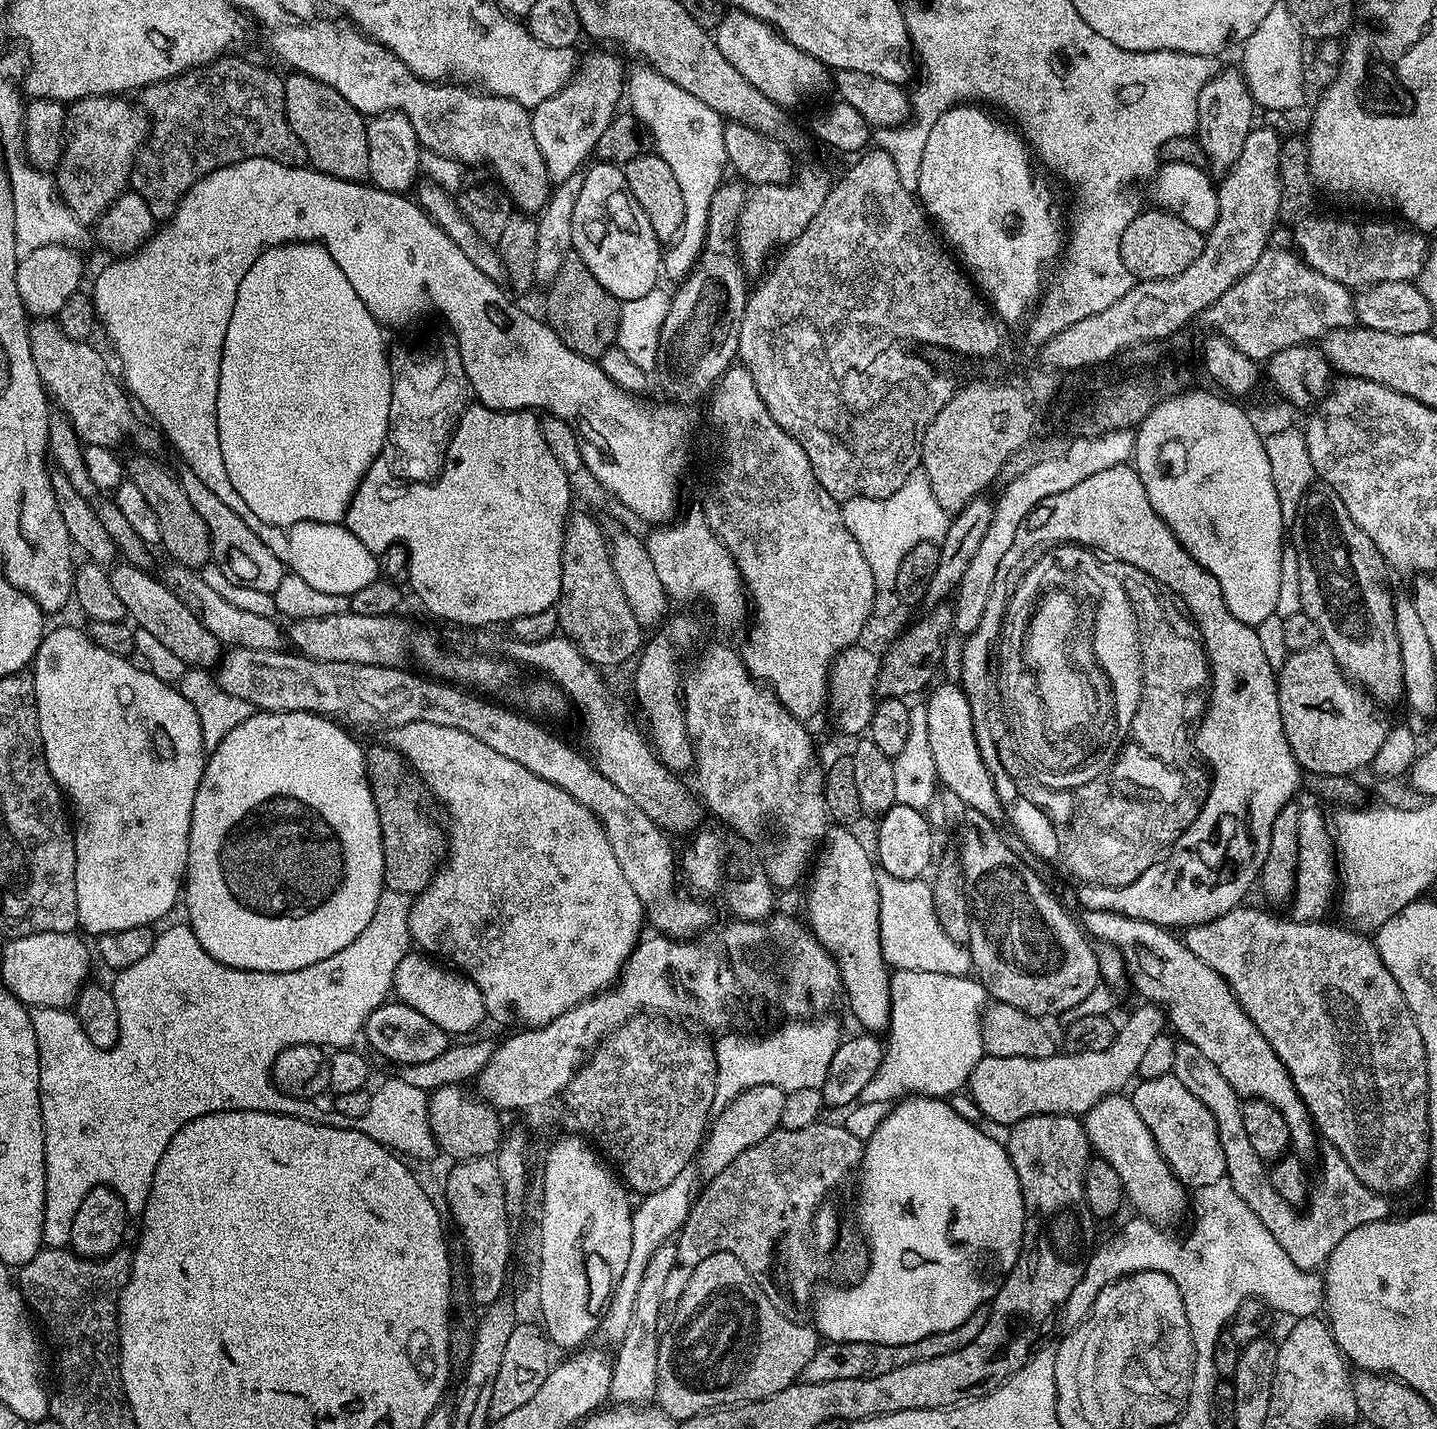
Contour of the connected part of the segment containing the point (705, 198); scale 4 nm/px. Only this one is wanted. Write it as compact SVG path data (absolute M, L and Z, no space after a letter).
M640 66L627 73L626 76L626 100L629 100L630 111L633 116L639 118L641 125L645 129L652 131L652 140L656 143L655 155L662 157L666 166L674 170L674 178L678 182L678 187L682 190L682 202L686 202L686 218L682 218L682 230L677 234L675 240L667 245L662 256L662 276L665 281L673 280L679 282L685 280L689 272L696 267L696 259L700 257L700 252L704 249L704 238L706 236L706 226L710 216L710 198L714 198L714 190L719 188L725 179L724 168L729 167L728 155L726 154L726 142L724 141L725 117L719 116L706 102L698 102L694 94L686 94L682 86L670 82L658 70L647 66Z

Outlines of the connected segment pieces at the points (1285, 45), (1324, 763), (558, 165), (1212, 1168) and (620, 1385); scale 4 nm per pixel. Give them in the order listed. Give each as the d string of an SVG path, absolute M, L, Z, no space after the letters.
M1282 2L1274 5L1270 14L1266 14L1266 18L1262 18L1258 30L1254 30L1254 34L1250 34L1250 38L1243 41L1242 49L1247 53L1248 63L1242 69L1242 75L1244 81L1248 83L1252 103L1257 109L1265 108L1268 112L1292 112L1300 103L1305 103L1306 99L1300 88L1300 66L1306 62L1304 44L1306 45L1304 33L1296 25L1296 20L1290 14L1288 7Z
M1321 642L1310 646L1310 650L1289 652L1285 664L1278 671L1276 678L1278 702L1282 714L1282 727L1290 742L1290 750L1305 773L1313 772L1316 778L1322 776L1347 776L1359 768L1367 769L1374 754L1386 742L1390 723L1384 716L1372 716L1373 701L1366 698L1363 691L1345 676L1328 645Z
M588 56L585 60L583 57L579 61L576 75L569 80L568 85L558 90L554 98L546 98L546 102L531 109L534 142L538 142L538 150L542 150L542 158L546 162L548 177L552 179L553 185L562 183L566 178L570 178L570 174L585 167L584 159L595 153L598 138L602 138L606 126L610 126L610 122L618 115L616 103L622 100L622 81L626 76L626 68L620 65L621 57L616 56Z
M1174 1074L1157 1080L1140 1080L1131 1089L1130 1099L1134 1110L1142 1114L1142 1122L1146 1122L1173 1174L1183 1184L1189 1189L1199 1190L1225 1179L1226 1158L1214 1114L1186 1086L1182 1086Z
M665 1242L654 1250L642 1278L638 1282L638 1290L634 1294L634 1314L630 1318L630 1326L626 1326L623 1336L619 1337L620 1349L614 1354L612 1365L612 1381L609 1397L618 1404L647 1405L656 1394L656 1371L658 1370L658 1350L662 1331L658 1326L658 1314L661 1309L662 1290L665 1289L666 1278L676 1262L676 1245Z

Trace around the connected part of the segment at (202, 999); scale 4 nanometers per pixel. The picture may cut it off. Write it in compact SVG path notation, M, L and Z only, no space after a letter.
M385 888L378 898L378 906L374 909L374 918L370 918L370 926L350 942L338 954L330 954L330 958L322 958L322 962L314 962L314 966L306 966L302 970L290 970L289 972L247 972L245 968L231 968L206 954L198 942L198 938L192 933L187 923L172 924L163 933L157 935L154 942L154 950L145 954L134 966L126 966L115 973L116 981L110 984L114 1003L118 1010L118 1026L120 1037L117 1044L104 1052L92 1052L92 1048L80 1048L80 1044L44 1044L44 1008L32 1008L32 1035L38 1042L38 1050L44 1048L44 1083L40 1085L40 1126L42 1129L42 1141L44 1144L44 1165L46 1166L46 1194L44 1195L44 1217L42 1218L42 1238L49 1248L62 1248L71 1241L72 1219L82 1206L82 1198L90 1194L92 1188L107 1186L114 1188L124 1199L124 1205L129 1217L140 1218L144 1215L144 1207L150 1194L150 1186L154 1182L154 1170L158 1170L158 1162L162 1154L166 1154L166 1146L170 1146L170 1138L182 1130L194 1118L202 1118L211 1112L233 1112L234 1110L254 1110L255 1112L279 1112L285 1116L298 1116L301 1120L311 1120L322 1124L329 1124L331 1128L343 1128L346 1121L342 1114L335 1110L323 1112L316 1100L299 1100L297 1096L289 1096L280 1091L272 1078L272 1067L276 1056L282 1050L299 1044L318 1044L328 1050L352 1048L355 1040L361 1039L364 1024L370 1018L370 1014L377 1006L389 999L394 988L398 962L407 956L410 945L413 943L410 934L410 910L413 897L402 894L398 890Z

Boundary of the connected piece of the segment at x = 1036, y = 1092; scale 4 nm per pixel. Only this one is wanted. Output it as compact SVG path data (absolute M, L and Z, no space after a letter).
M1140 1002L1140 1005L1129 1014L1128 1021L1122 1026L1119 1025L1118 1031L1104 1049L1093 1052L1064 1050L1046 1058L998 1058L985 1054L969 1074L966 1092L978 1106L980 1115L985 1121L993 1120L996 1124L1004 1124L1003 1126L1017 1124L1022 1118L1038 1114L1080 1118L1098 1102L1102 1102L1102 1098L1123 1093L1137 1079L1146 1049L1153 1044L1154 1038L1158 1038L1165 1031L1165 1028L1166 1013L1163 1007L1151 1002Z

